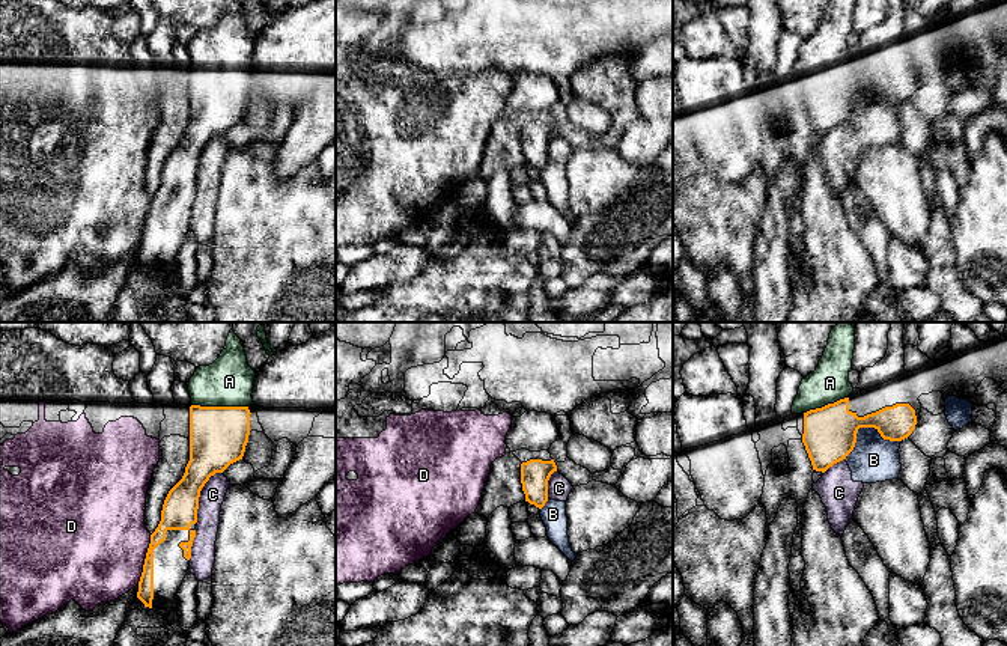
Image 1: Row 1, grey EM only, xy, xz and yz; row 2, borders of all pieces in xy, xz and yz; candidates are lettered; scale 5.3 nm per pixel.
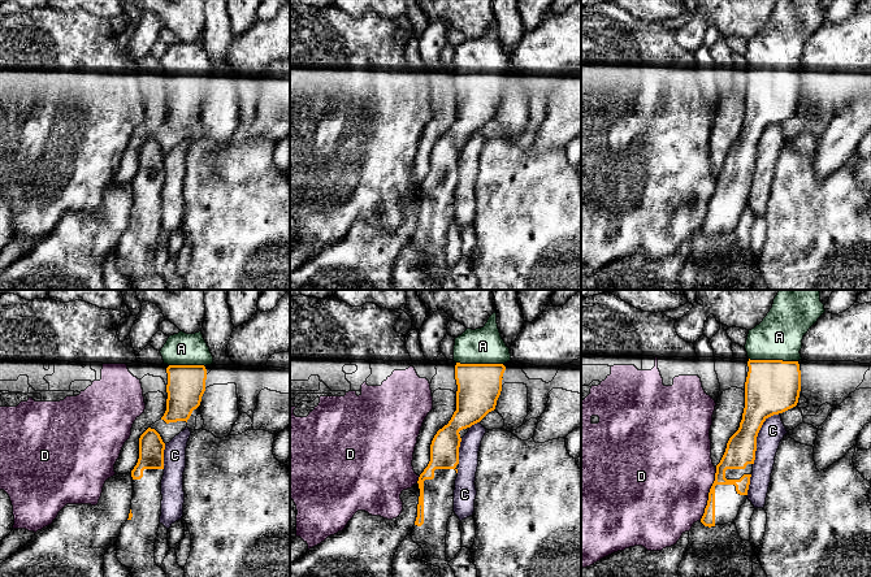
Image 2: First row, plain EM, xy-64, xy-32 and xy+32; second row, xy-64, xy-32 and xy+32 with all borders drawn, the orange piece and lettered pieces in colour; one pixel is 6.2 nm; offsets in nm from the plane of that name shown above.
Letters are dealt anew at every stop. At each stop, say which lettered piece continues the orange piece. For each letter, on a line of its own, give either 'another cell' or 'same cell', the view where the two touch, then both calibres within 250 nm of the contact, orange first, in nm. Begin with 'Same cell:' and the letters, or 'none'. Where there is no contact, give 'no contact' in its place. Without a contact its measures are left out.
Same cell: A
A: same cell; contact in xy; calibres 300 and 260 nm
B: another cell; contact in yz; calibres 280 and 240 nm
C: another cell; contact in xy; calibres 240 and 130 nm
D: another cell; contact in xy; calibres 100 and 500 nm

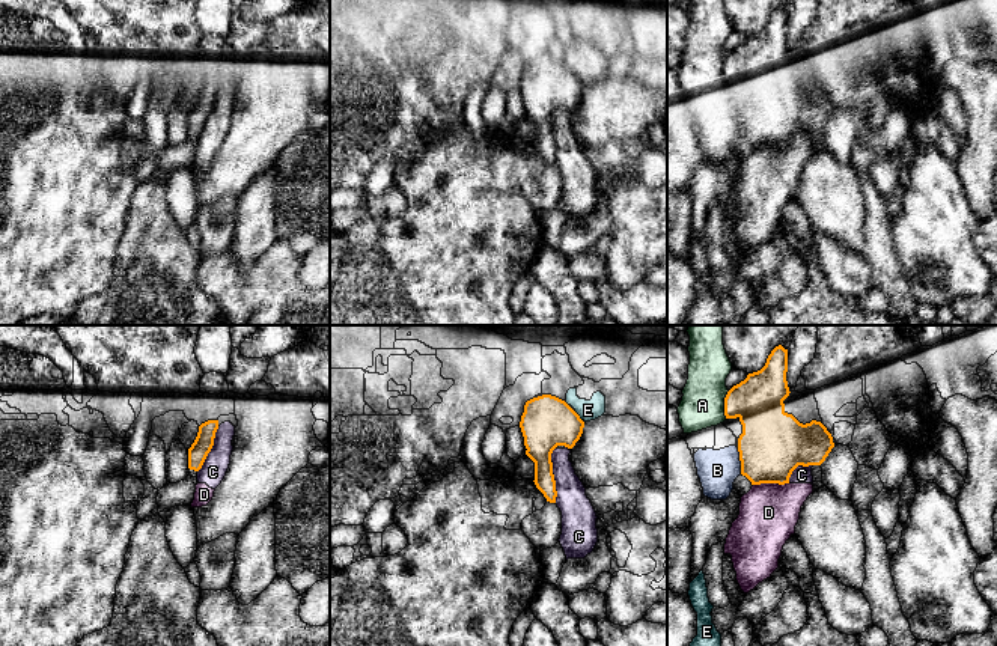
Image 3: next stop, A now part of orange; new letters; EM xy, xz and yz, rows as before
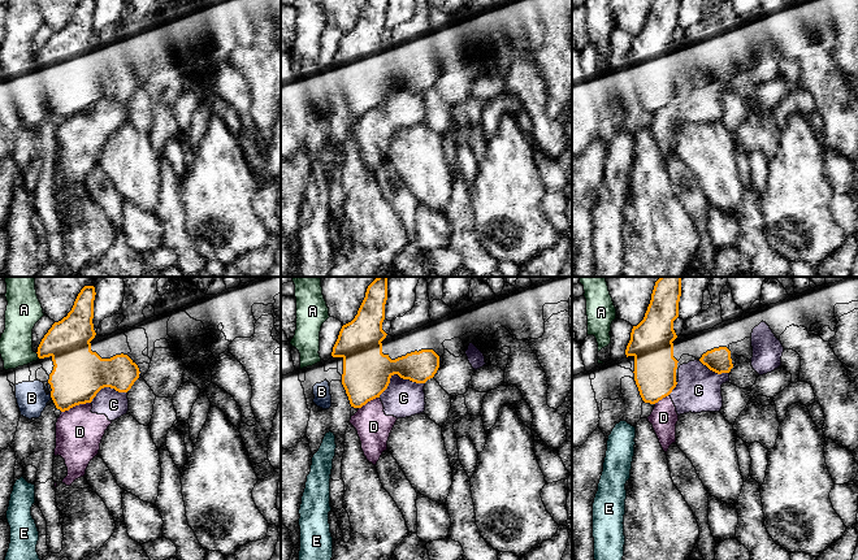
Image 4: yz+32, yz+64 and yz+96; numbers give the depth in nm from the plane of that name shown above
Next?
Same cell: none
A: another cell; contact in yz; calibres 280 and 240 nm
B: another cell; contact in yz; calibres 360 and 220 nm
C: another cell; contact in xz; calibres 220 and 180 nm
D: another cell; contact in yz; calibres 360 and 320 nm
E: another cell; contact in xz; calibres 280 and 110 nm

